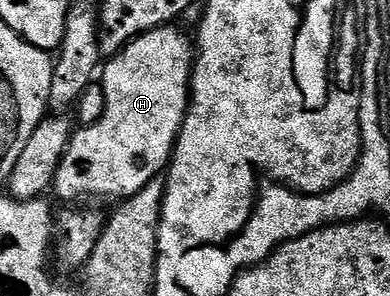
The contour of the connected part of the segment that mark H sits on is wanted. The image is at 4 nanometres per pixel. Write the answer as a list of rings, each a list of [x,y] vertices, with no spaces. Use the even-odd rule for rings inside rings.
[[[169,24],[163,25],[160,29],[148,31],[144,35],[137,37],[136,40],[129,41],[122,52],[105,62],[104,68],[100,73],[100,84],[106,100],[104,115],[100,115],[100,119],[96,123],[79,128],[71,136],[66,148],[66,154],[62,156],[62,162],[56,171],[52,186],[53,192],[58,192],[60,200],[78,201],[81,197],[118,197],[117,199],[125,199],[136,195],[136,191],[140,191],[149,181],[155,180],[161,174],[158,173],[161,169],[163,172],[169,166],[174,155],[174,147],[178,143],[178,133],[182,130],[182,124],[186,118],[186,110],[190,108],[190,74],[194,72],[194,58],[196,56],[196,49],[192,44],[191,38],[189,41],[180,30],[174,28],[178,27]]]

